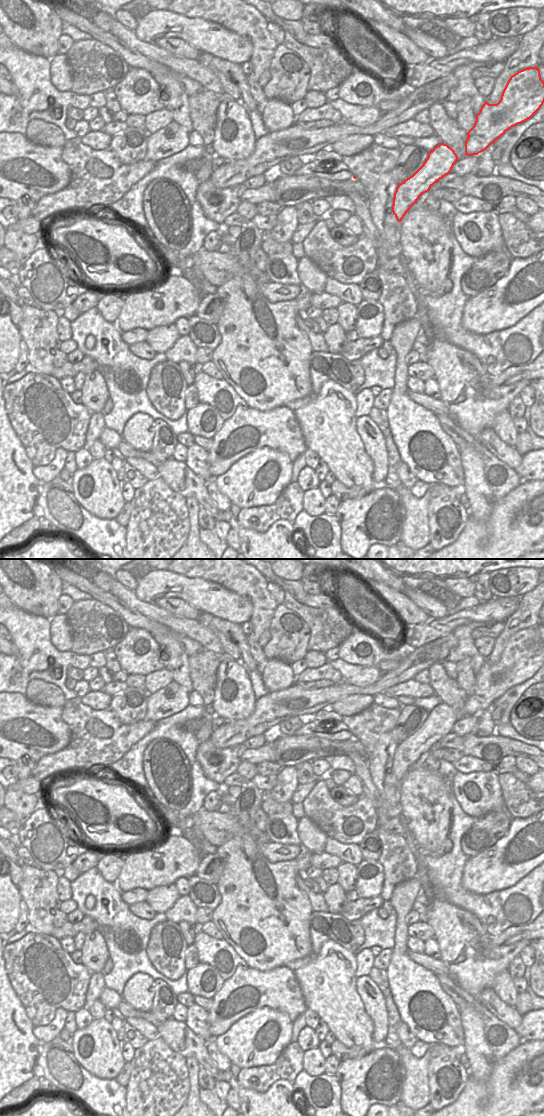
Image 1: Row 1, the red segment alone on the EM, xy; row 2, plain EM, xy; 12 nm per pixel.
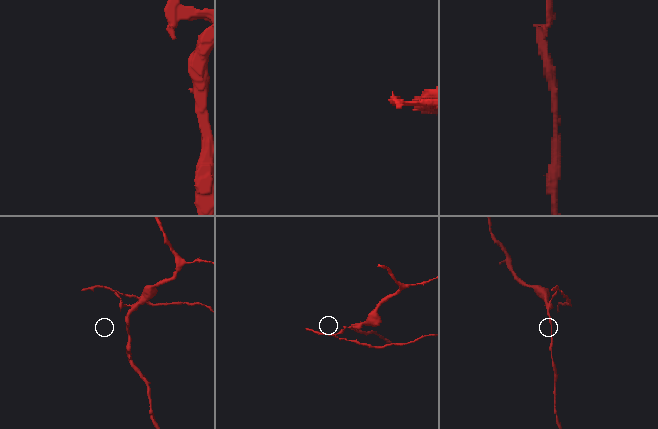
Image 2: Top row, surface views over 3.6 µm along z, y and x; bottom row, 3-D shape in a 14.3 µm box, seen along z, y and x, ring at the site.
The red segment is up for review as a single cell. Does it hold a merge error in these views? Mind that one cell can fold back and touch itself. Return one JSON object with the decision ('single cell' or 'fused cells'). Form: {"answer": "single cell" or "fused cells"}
{"answer": "fused cells"}

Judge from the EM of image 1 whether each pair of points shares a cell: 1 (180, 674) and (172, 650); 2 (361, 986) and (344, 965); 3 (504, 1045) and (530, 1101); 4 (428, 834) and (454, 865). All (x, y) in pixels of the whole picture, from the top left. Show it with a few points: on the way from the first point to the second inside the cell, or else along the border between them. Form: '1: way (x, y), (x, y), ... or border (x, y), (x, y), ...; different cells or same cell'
1: way (176, 668), (176, 656); same cell
2: border (356, 978), (356, 991), (362, 1002); different cells
3: border (521, 1042), (495, 1062); different cells
4: border (444, 853), (442, 855); different cells

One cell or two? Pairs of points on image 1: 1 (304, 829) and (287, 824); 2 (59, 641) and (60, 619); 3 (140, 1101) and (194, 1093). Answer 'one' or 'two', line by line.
1: two
2: one
3: two

